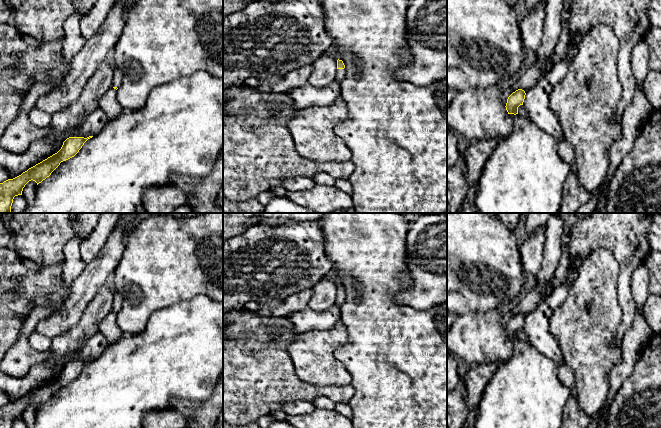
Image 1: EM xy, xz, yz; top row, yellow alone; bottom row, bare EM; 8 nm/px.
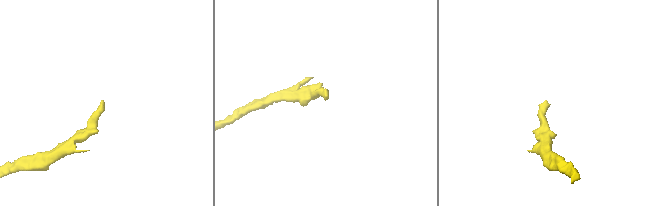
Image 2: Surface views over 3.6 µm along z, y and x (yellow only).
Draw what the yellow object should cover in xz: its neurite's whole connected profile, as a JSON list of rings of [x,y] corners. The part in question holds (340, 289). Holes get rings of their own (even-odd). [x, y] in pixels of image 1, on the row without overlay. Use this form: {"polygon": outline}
{"polygon": [[[337,284],[337,298],[336,298],[336,304],[341,308],[342,305],[345,302],[346,294],[345,289],[342,284]]]}

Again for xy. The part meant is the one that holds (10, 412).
{"polygon": [[[69,361],[63,366],[57,377],[29,392],[21,399],[0,407],[0,428],[12,428],[15,420],[22,419],[23,412],[29,405],[33,404],[37,409],[41,407],[51,399],[61,386],[74,381],[84,367],[92,361]]]}

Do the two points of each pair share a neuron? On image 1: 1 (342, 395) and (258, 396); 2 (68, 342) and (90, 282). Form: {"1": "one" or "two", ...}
{"1": "one", "2": "two"}

